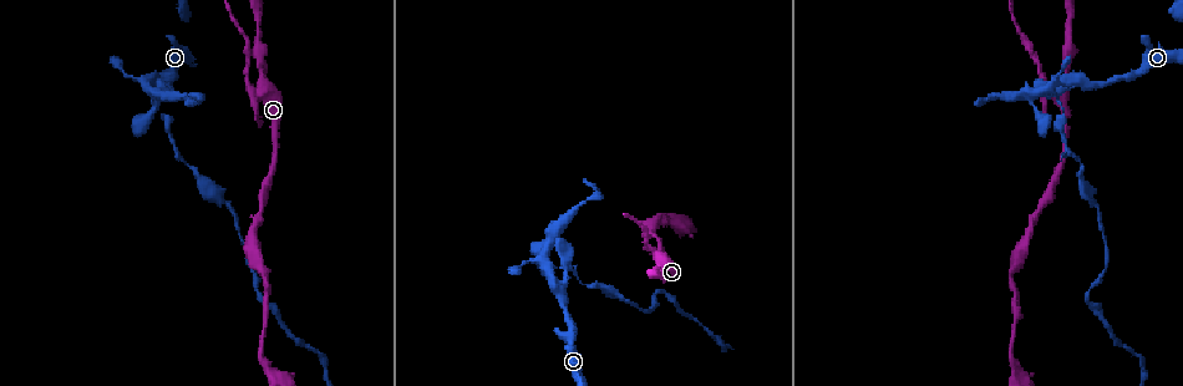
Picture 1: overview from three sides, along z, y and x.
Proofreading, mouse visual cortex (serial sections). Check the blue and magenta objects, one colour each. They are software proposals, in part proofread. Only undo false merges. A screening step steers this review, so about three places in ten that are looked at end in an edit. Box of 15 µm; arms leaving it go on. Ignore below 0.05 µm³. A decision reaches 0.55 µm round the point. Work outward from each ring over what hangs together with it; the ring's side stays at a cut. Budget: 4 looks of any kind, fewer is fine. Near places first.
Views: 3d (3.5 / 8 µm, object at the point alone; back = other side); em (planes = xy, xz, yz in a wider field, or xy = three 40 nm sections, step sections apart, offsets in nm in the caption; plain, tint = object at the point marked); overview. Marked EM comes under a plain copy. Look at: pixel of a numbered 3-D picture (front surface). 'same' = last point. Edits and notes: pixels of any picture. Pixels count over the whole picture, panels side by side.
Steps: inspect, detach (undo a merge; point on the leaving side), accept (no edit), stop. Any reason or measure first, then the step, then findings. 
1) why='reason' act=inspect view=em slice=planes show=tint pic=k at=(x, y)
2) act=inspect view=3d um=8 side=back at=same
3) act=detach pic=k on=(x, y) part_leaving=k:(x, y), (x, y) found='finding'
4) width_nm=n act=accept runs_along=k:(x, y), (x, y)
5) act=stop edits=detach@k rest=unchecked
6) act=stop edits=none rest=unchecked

why='calibre changes' act=inspect view=3d um=8 pic=1 at=(191, 95)

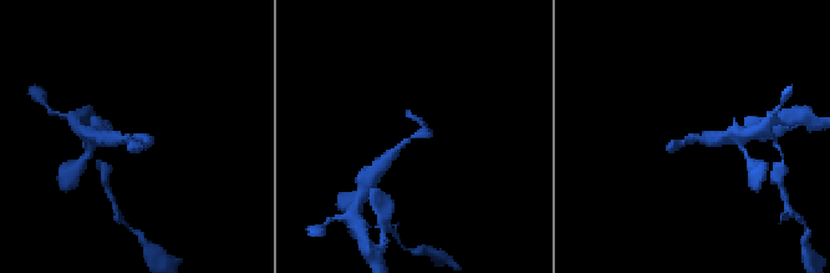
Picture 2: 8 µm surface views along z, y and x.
why='shape alone is not enough' act=inspect view=em slice=planes show=tint pic=2 at=(411, 137)

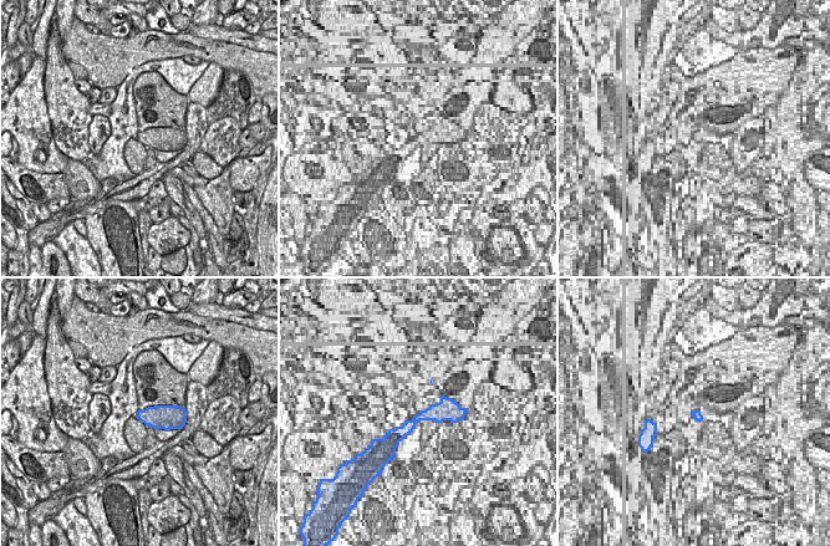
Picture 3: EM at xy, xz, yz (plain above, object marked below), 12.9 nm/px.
act=accept runs_along=2:(717, 138), (691, 136), (671, 146) found='continuous, no second cell'

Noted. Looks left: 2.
why='thick turns thin' act=inspect view=3d um=3.5 pic=1 at=(251, 89)

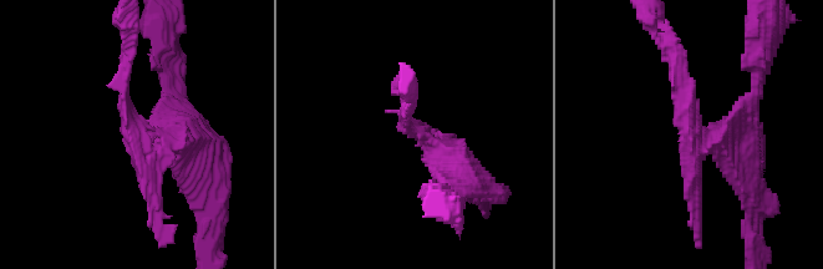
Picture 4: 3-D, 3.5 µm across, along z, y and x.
act=inspect view=em slice=planes show=tint pic=4 at=(412, 128)

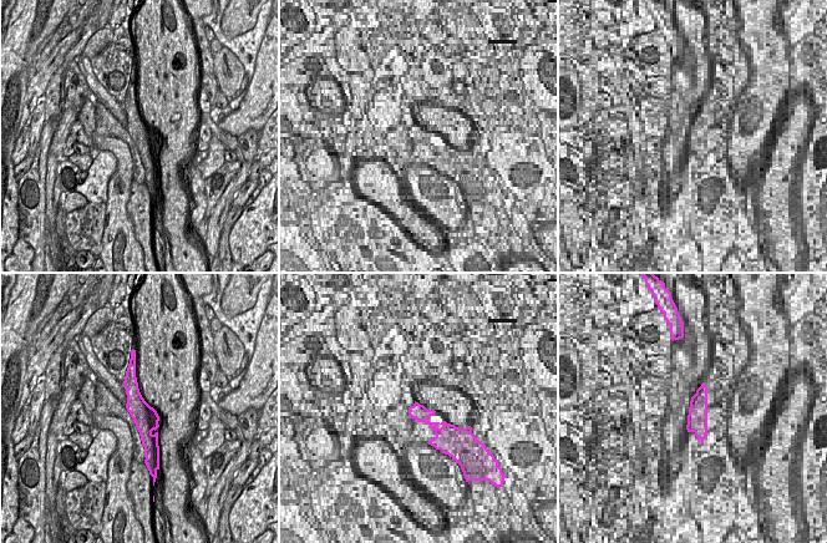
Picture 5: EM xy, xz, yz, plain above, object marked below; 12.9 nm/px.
act=accept runs_along=5:(131, 374), (148, 451) found='continuous, no second cell'

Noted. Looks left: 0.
act=stop edits=none rest=unchecked

